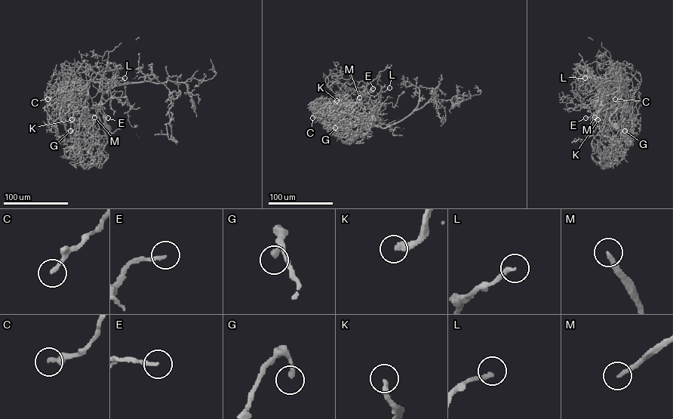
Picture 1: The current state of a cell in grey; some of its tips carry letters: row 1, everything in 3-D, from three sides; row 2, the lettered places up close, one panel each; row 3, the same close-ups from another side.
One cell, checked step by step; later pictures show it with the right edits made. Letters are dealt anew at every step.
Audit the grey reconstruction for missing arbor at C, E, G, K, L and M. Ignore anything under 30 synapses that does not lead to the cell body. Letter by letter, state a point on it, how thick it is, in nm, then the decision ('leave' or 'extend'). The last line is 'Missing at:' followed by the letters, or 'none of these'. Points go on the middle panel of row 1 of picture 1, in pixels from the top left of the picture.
C: place (312, 118); calibre 200 nm; leave
E: place (373, 88); calibre 170 nm; extend
G: place (335, 127); calibre 280 nm; leave
K: place (336, 100); calibre 300 nm; extend
L: place (389, 87); calibre 200 nm; leave
M: place (359, 97); calibre 220 nm; extend
Missing at: E, K, M

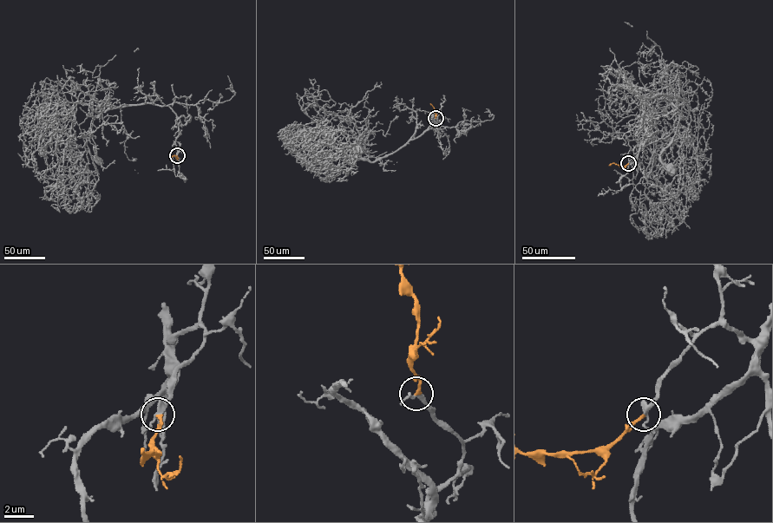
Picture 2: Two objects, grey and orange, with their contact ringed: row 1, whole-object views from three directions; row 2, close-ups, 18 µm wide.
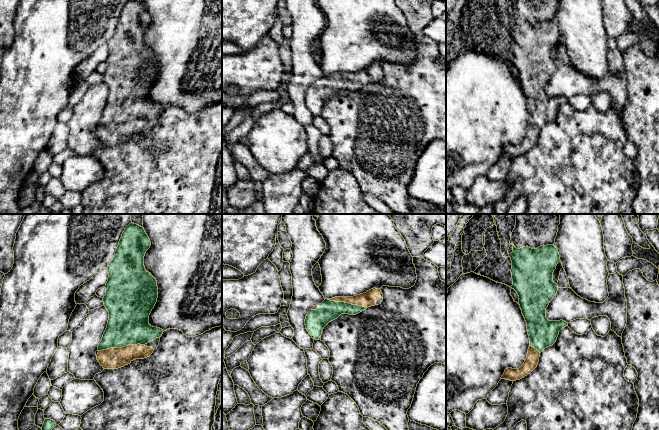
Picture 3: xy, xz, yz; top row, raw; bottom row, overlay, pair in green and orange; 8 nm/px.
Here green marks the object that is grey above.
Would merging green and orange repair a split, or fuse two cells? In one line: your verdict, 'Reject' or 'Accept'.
Accept

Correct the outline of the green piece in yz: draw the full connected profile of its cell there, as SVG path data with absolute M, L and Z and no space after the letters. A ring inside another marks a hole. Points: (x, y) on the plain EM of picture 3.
M513 19L511 62L519 72L519 81L527 99L530 123L524 140L519 145L507 144L501 155L516 157L530 150L538 141L540 129L552 122L559 107L568 99L549 97L546 84L557 70L558 61L553 58L553 48L560 37L554 21L532 25L528 22L517 25Z

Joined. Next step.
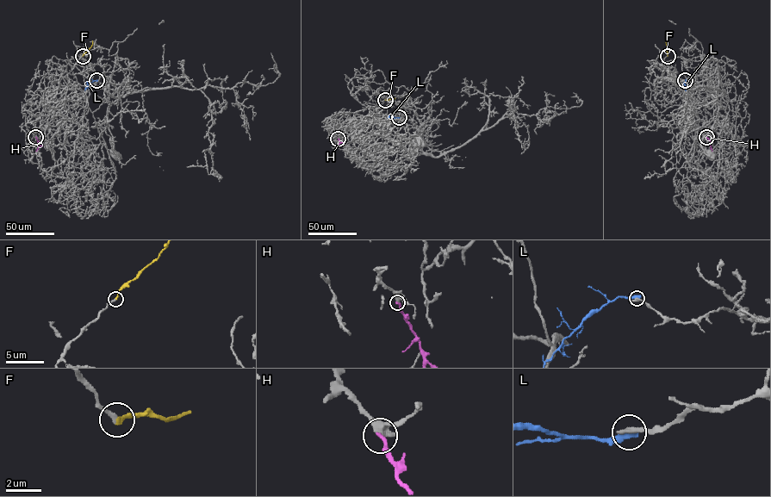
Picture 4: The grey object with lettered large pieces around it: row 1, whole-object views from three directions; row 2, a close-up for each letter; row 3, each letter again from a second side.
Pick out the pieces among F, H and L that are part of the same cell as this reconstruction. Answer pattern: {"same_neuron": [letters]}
{"same_neuron": ["F", "H"]}

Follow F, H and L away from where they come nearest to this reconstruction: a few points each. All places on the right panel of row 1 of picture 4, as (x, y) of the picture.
F: (667, 56), (666, 40)
H: (706, 137), (711, 151)
L: (685, 80), (686, 90)

